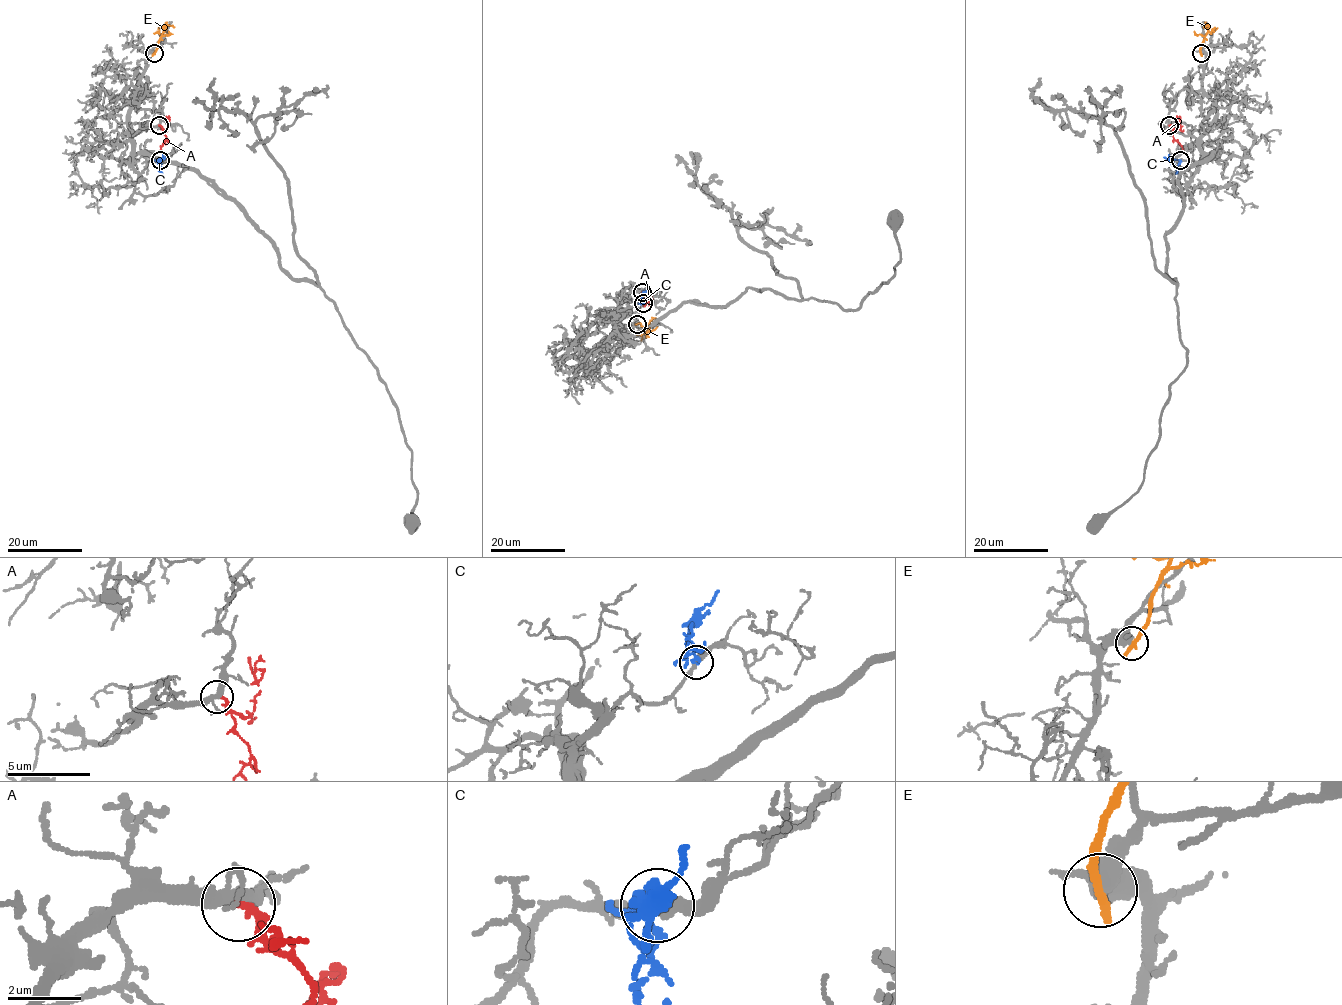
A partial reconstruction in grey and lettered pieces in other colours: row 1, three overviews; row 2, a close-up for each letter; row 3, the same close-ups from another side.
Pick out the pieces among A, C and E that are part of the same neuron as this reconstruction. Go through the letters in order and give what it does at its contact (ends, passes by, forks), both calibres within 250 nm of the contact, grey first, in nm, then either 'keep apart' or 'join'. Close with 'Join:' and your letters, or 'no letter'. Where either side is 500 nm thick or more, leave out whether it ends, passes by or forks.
A: it ends | 300/200 nm | join
C: it ends | 360/190 nm | keep apart
E: it ends | 380/320 nm | keep apart
Join: A

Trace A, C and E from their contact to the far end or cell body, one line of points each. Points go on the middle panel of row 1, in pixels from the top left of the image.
A: (642, 292), (649, 297), (644, 306)
C: (643, 303), (642, 293), (649, 287)
E: (636, 323), (647, 331), (657, 326)

